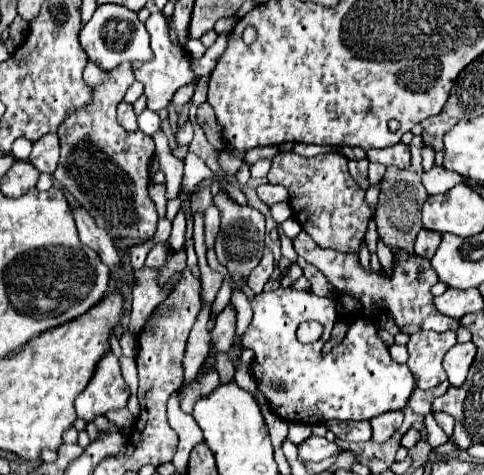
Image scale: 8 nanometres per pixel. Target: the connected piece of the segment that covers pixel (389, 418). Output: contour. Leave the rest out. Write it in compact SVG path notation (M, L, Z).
M386 412L386 416L376 416L374 420L370 420L372 440L386 442L400 428L402 420L404 420L402 412Z

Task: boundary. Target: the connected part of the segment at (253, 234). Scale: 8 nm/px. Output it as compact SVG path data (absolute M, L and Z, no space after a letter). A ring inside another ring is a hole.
M218 192L218 196L214 196L214 204L218 204L218 208L222 212L220 232L218 232L216 242L214 242L216 256L218 256L218 262L228 270L228 274L234 280L236 288L242 290L242 280L248 278L252 268L262 258L262 250L264 250L264 216L258 210L250 208L250 206L238 206L224 192Z

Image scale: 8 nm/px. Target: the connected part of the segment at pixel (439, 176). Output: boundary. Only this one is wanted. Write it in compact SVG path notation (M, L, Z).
M434 166L432 170L424 172L424 176L422 176L422 184L428 194L444 194L446 190L462 183L464 183L464 178L461 175L444 172L442 166Z

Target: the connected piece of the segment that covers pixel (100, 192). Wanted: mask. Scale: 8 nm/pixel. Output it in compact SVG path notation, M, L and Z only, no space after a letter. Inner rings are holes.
M130 62L118 64L114 70L110 70L110 76L104 84L92 86L90 104L86 108L70 110L58 128L60 160L54 178L60 186L64 186L68 196L78 200L78 204L82 204L84 208L88 208L88 212L98 220L98 224L102 224L102 228L110 232L114 240L118 236L138 236L138 238L146 236L148 240L154 236L156 222L158 222L154 202L148 196L148 172L146 172L150 164L150 156L154 156L154 140L142 130L126 132L116 120L116 106L122 102L132 82L134 82L134 72Z

